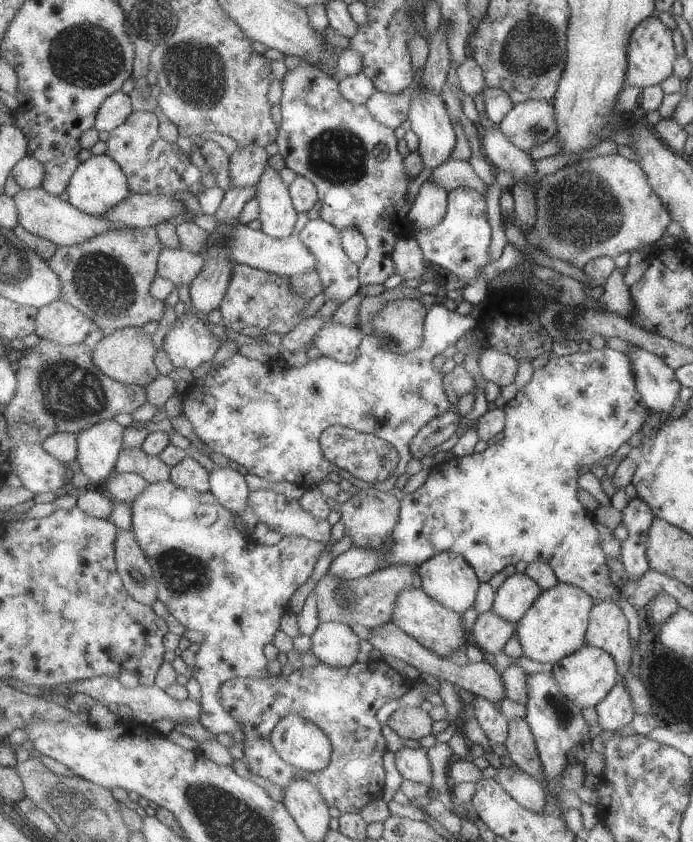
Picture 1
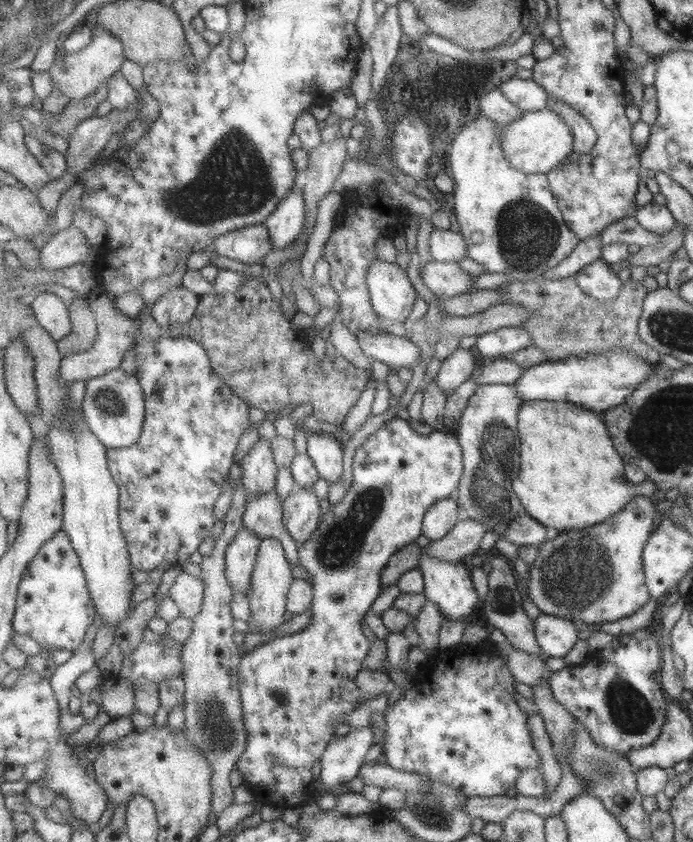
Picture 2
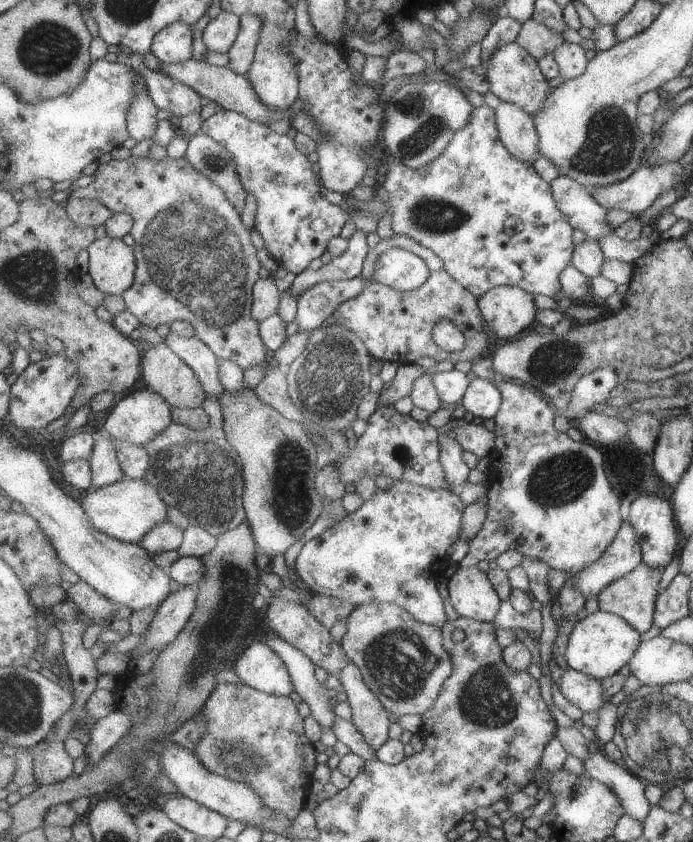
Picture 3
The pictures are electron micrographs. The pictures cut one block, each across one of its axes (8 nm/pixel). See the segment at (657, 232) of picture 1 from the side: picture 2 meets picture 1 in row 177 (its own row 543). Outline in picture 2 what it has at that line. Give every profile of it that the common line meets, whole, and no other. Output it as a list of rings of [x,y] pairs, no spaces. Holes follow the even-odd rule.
[[[642,494],[639,497],[634,497],[618,514],[615,514],[614,517],[609,518],[608,521],[602,522],[601,524],[589,527],[585,532],[580,529],[576,531],[560,532],[554,540],[548,541],[546,544],[540,546],[540,556],[538,556],[538,560],[531,565],[530,580],[528,580],[527,584],[530,598],[532,598],[542,612],[566,617],[574,620],[574,622],[580,619],[588,624],[602,624],[605,622],[614,622],[615,620],[620,620],[620,618],[633,616],[633,614],[638,609],[642,608],[642,606],[644,606],[644,604],[646,604],[651,598],[648,587],[646,586],[642,551],[650,539],[651,532],[656,528],[659,519],[658,512],[655,498],[648,494]]]

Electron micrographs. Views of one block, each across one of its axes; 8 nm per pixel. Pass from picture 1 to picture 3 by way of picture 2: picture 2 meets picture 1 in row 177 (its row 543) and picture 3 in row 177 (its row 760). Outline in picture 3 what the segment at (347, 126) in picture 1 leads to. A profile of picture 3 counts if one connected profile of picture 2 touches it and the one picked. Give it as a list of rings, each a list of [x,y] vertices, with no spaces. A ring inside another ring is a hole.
[[[224,108],[214,116],[205,119],[203,130],[208,136],[215,138],[231,149],[235,156],[239,166],[240,178],[249,192],[254,194],[258,200],[256,228],[266,242],[267,250],[274,256],[279,266],[288,272],[297,275],[308,270],[316,258],[322,258],[326,254],[331,240],[342,234],[346,222],[352,219],[353,214],[348,214],[342,206],[333,204],[322,194],[325,186],[320,173],[314,172],[312,160],[308,158],[307,154],[300,152],[296,146],[296,140],[292,136],[278,134],[267,124],[255,121],[236,110],[231,111]]]

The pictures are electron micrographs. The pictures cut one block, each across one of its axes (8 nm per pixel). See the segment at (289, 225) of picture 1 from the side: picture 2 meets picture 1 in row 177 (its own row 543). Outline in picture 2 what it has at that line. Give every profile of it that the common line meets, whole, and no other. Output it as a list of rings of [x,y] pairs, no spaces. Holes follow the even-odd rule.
[[[269,537],[264,539],[259,552],[259,560],[253,576],[252,592],[250,594],[252,610],[254,610],[251,623],[258,624],[260,629],[251,632],[272,634],[272,632],[278,630],[278,626],[282,626],[286,622],[289,594],[295,581],[294,570],[290,566],[290,561],[284,544],[278,538]]]

